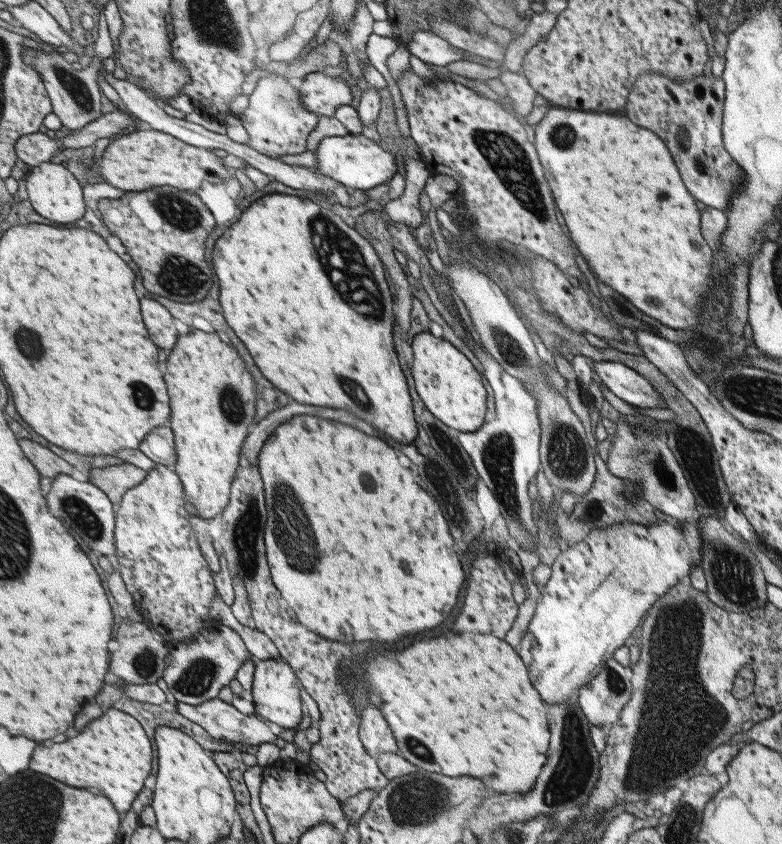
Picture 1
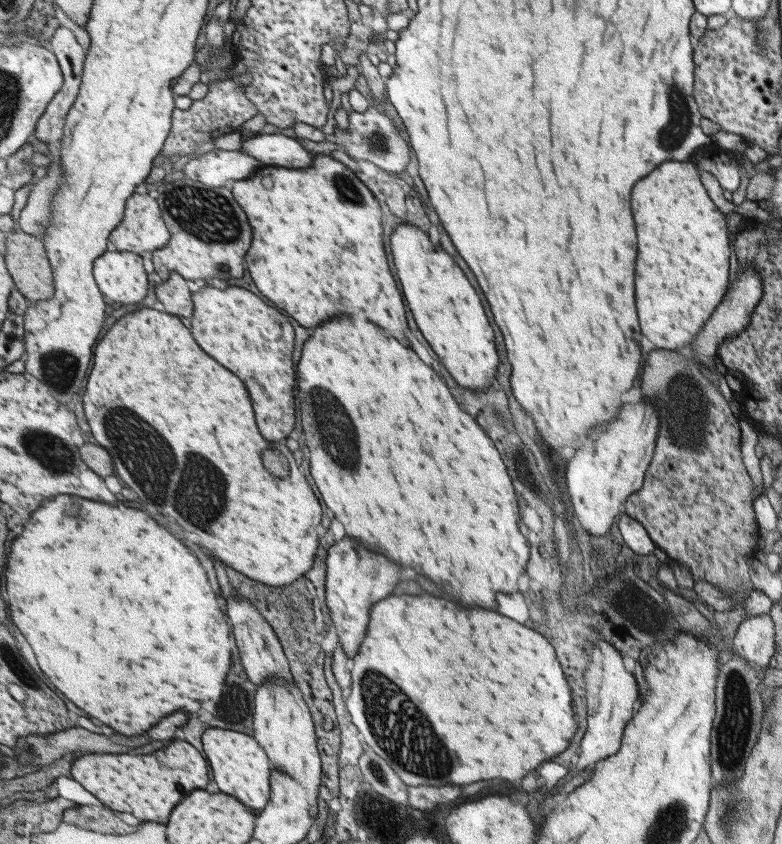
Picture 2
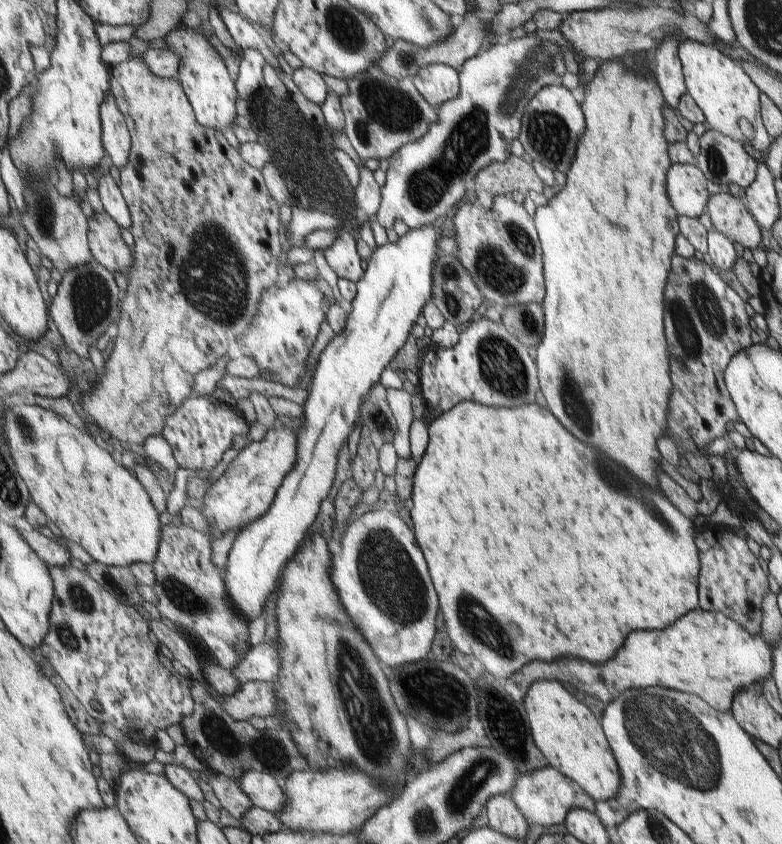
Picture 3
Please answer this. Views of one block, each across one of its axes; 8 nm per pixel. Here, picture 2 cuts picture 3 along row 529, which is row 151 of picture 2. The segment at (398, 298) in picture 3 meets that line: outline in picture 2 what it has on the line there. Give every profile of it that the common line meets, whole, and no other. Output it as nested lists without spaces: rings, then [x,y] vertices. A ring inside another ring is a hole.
[[[265,134],[252,137],[243,142],[241,151],[263,160],[266,166],[285,166],[285,168],[307,168],[313,166],[315,154],[303,148],[301,142],[283,134]]]

